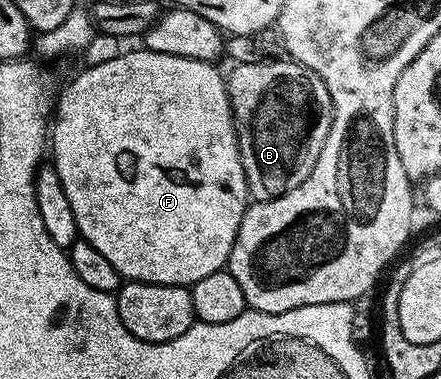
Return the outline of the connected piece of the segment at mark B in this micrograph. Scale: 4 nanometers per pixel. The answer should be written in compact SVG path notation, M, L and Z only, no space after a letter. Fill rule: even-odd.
M244 60L226 74L242 168L246 172L249 195L258 202L268 202L298 188L298 184L314 172L314 164L318 164L318 156L322 156L322 144L326 144L332 123L332 101L326 84L322 84L314 72L299 66L297 62L272 61L276 60Z

